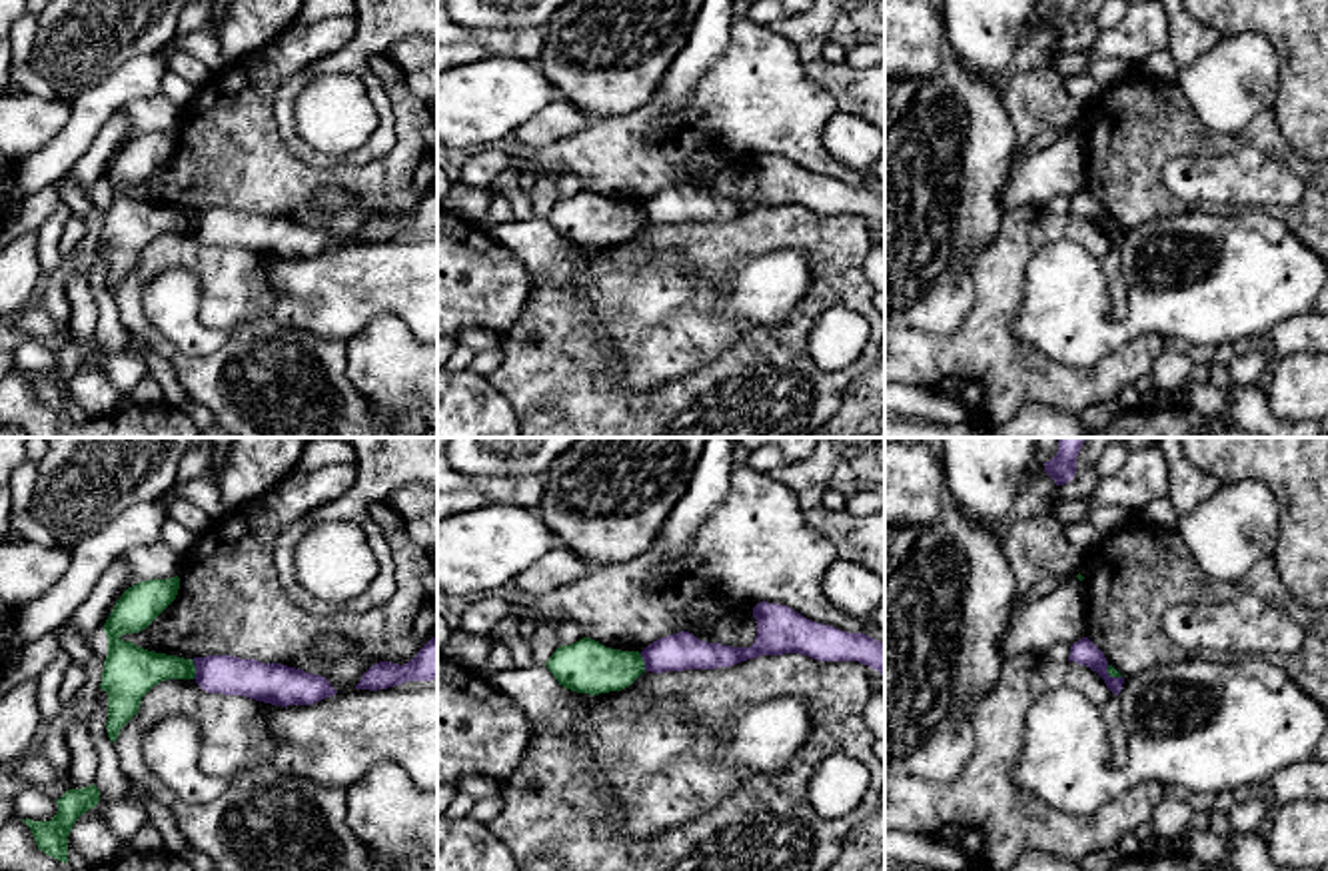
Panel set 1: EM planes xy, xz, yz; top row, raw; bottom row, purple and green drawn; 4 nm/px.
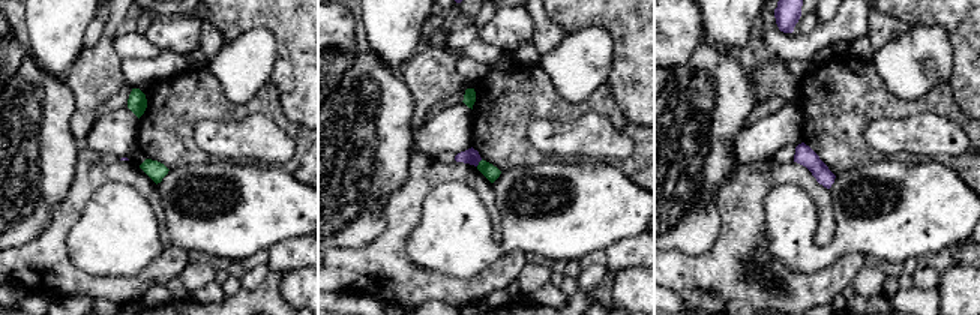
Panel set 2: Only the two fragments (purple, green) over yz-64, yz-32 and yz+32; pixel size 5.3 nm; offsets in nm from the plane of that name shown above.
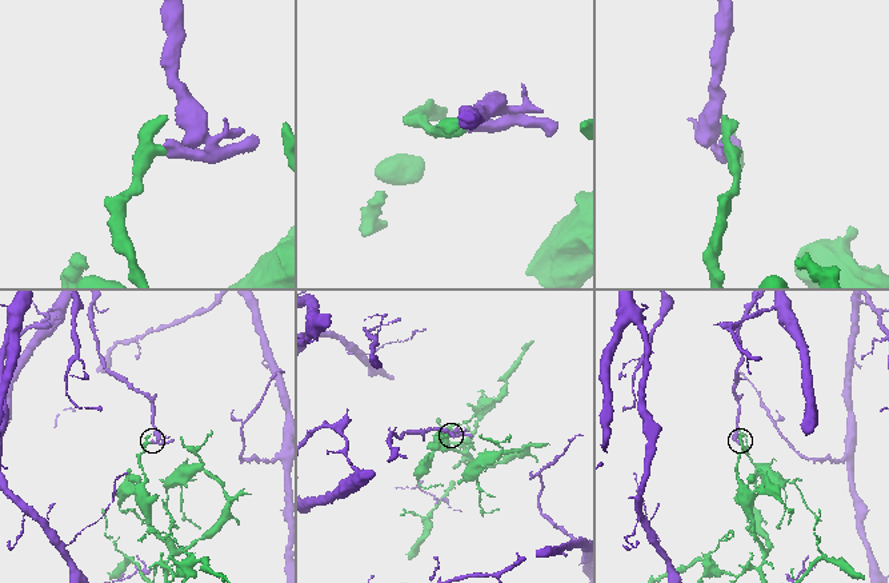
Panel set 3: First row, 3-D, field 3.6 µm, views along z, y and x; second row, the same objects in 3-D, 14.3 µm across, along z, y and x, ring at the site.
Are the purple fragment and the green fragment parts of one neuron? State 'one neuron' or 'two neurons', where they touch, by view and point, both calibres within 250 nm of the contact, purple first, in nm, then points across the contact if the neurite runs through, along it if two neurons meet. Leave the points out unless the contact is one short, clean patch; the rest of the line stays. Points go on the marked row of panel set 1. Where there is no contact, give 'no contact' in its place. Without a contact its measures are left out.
two neurons; meets purple in xy at (196, 670); 160 nm thick on the purple side, 190 nm on the other; border along xy (192, 660), (194, 678)

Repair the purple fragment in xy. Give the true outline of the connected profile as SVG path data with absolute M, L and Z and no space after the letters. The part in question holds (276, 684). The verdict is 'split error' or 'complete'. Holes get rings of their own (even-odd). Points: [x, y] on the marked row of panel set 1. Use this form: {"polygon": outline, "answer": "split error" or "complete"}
{"polygon": "M234 655L194 657L196 683L208 693L244 695L272 705L312 705L337 691L304 669Z", "answer": "complete"}

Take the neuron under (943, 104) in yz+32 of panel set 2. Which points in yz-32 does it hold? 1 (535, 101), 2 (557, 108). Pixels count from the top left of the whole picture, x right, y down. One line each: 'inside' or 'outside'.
1: inside
2: inside

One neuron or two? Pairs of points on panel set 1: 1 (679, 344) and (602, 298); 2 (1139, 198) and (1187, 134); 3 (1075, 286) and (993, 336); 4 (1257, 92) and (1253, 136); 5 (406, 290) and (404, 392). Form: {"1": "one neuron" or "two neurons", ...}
{"1": "one neuron", "2": "one neuron", "3": "two neurons", "4": "two neurons", "5": "two neurons"}

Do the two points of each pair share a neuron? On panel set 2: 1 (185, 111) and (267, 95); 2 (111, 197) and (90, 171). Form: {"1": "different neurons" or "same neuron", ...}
{"1": "same neuron", "2": "different neurons"}

